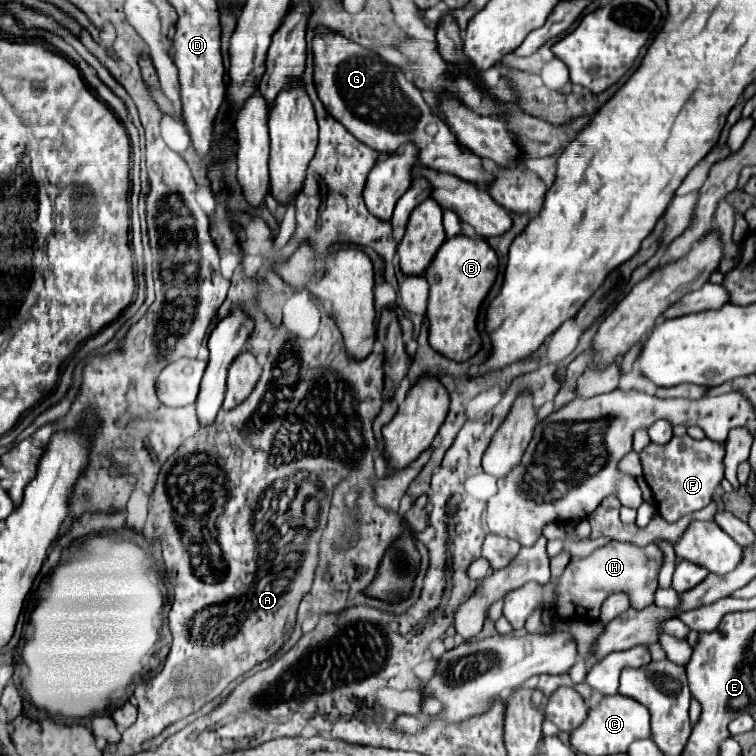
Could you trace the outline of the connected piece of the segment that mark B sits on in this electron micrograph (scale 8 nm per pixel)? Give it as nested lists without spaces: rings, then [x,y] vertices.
[[[456,234],[440,246],[434,260],[426,268],[426,280],[430,284],[428,310],[426,310],[426,318],[430,322],[428,340],[436,352],[446,354],[456,362],[464,362],[480,350],[476,316],[482,300],[486,298],[488,290],[496,280],[496,274],[498,274],[498,258],[486,240],[478,240],[466,234]]]

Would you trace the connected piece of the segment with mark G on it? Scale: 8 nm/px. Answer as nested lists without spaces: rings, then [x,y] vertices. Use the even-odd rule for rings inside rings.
[[[324,28],[314,34],[312,52],[318,98],[326,110],[360,142],[382,154],[394,154],[400,144],[414,142],[422,166],[454,174],[480,188],[488,188],[494,182],[494,174],[484,170],[482,158],[456,142],[456,136],[450,132],[448,124],[430,110],[422,98],[422,92],[398,66],[388,64],[376,52],[346,40],[342,34]]]

